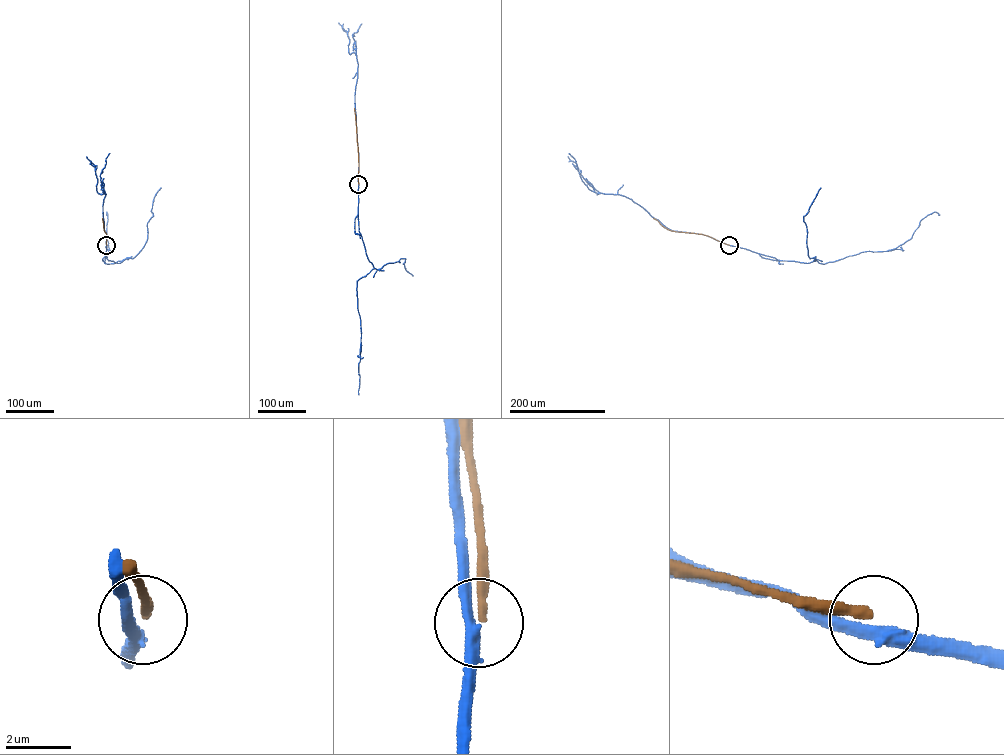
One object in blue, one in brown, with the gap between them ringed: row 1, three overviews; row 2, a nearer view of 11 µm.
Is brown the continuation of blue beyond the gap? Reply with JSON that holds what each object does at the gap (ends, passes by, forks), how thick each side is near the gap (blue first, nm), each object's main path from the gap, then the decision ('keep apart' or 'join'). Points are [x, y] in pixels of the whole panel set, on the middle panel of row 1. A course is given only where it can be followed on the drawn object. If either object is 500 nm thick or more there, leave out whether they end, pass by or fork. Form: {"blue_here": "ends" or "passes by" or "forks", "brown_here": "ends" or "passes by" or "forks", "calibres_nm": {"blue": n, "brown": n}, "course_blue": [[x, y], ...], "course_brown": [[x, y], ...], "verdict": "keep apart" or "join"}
{"blue_here": "passes by", "brown_here": "ends", "calibres_nm": {"blue": 360, "brown": 280}, "course_blue": [[358, 184], [359, 231], [367, 258], [374, 268], [357, 282], [361, 334], [358, 394]], "course_brown": [[358, 184], [354, 108]], "verdict": "keep apart"}

